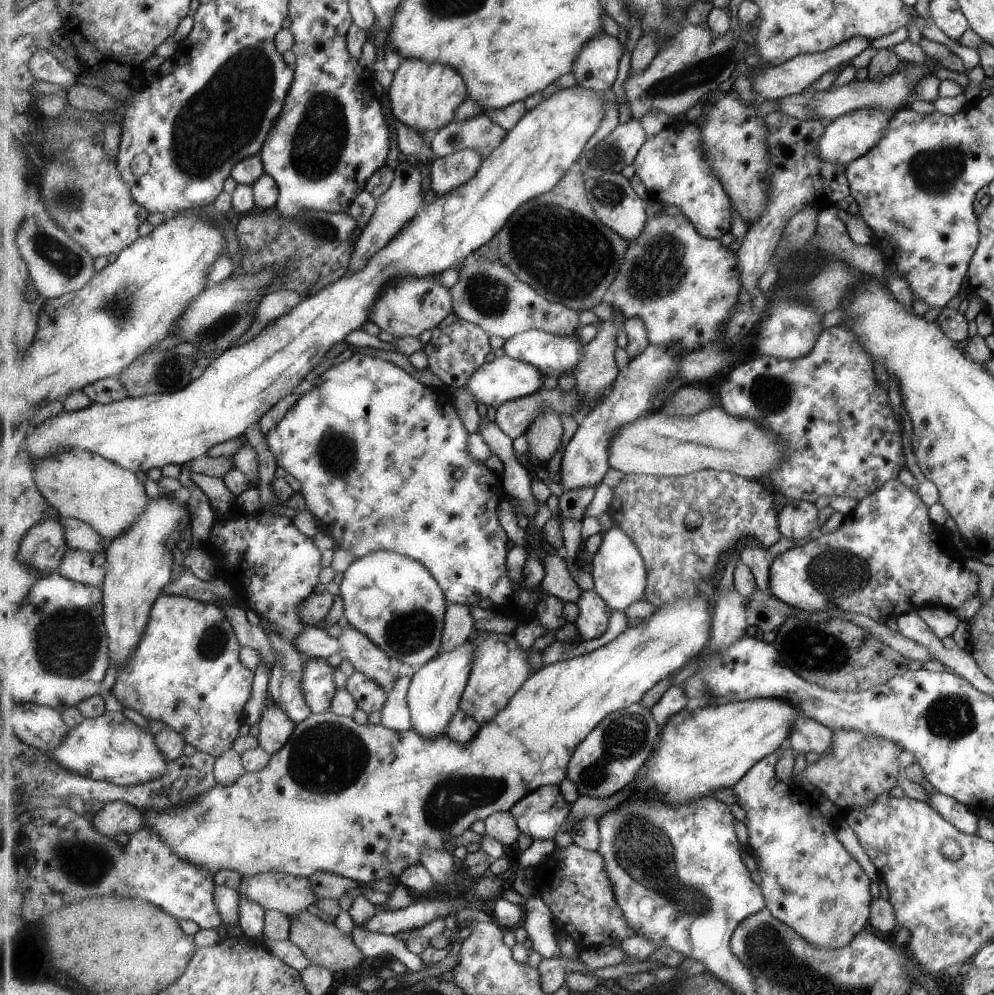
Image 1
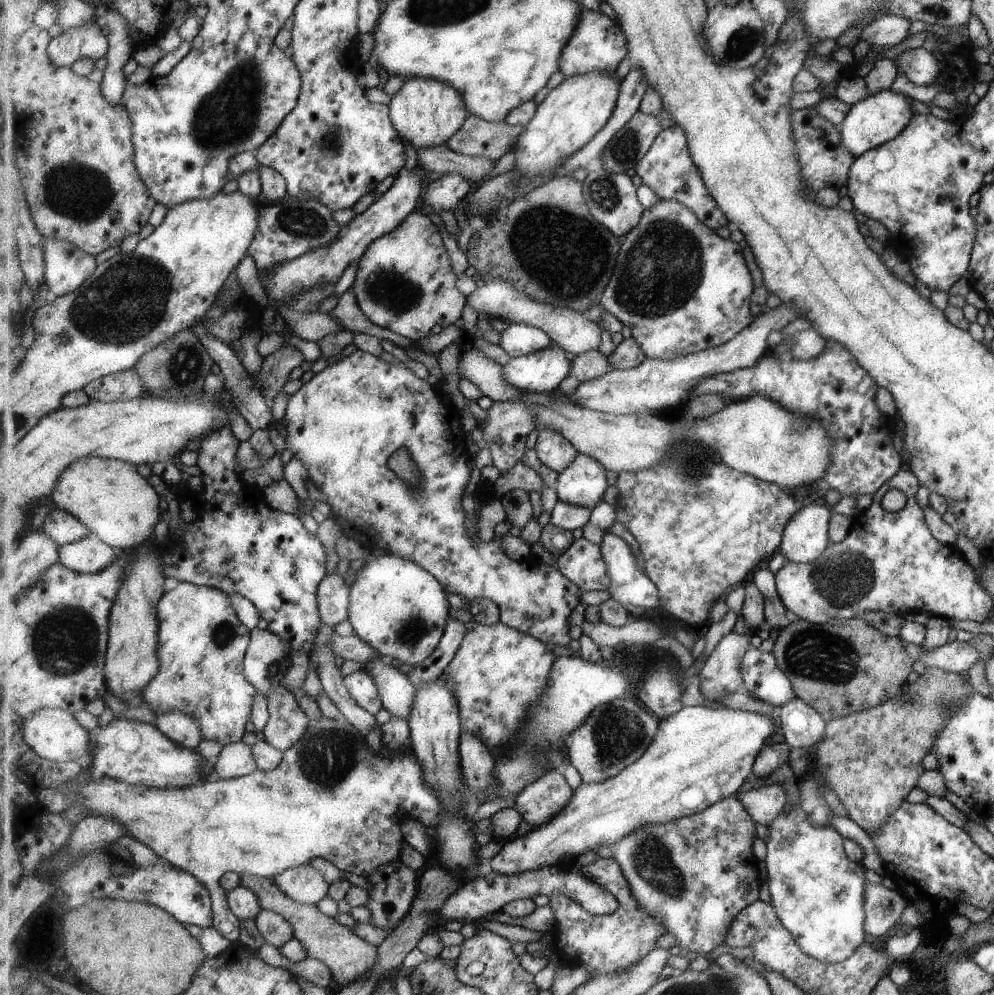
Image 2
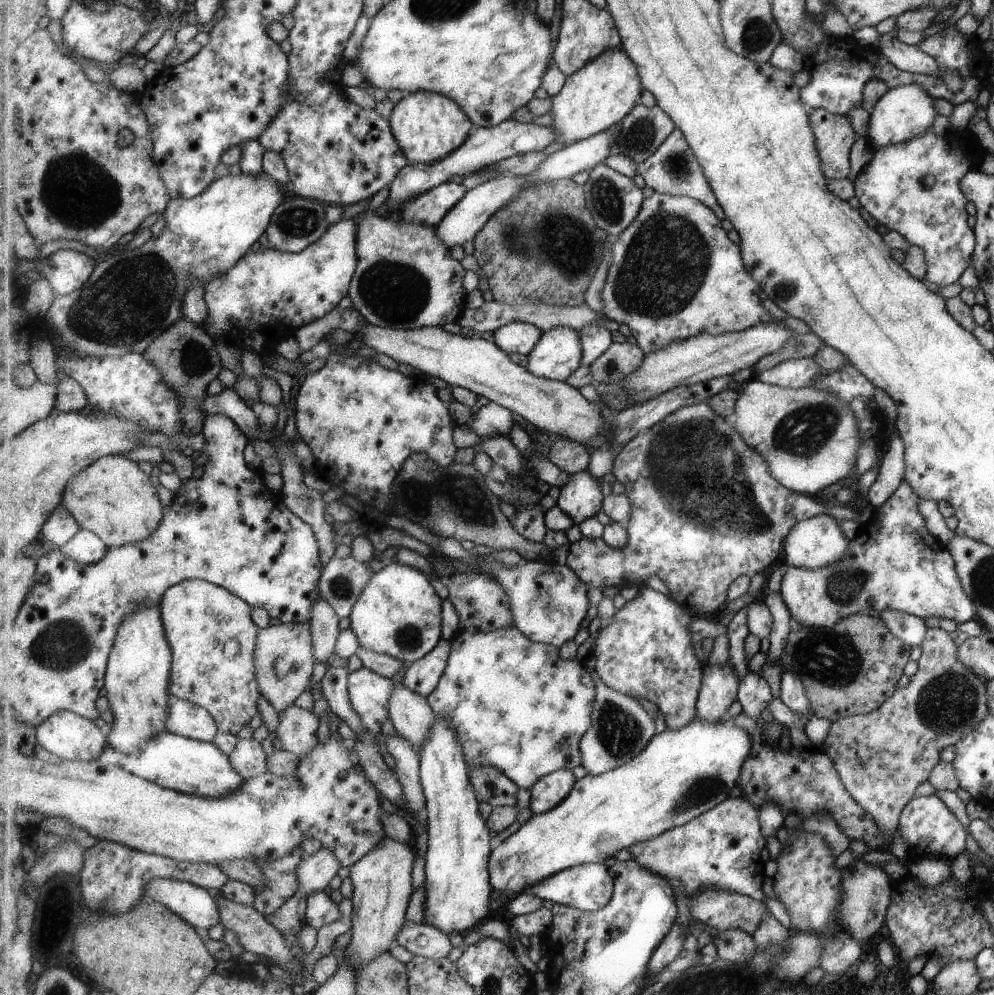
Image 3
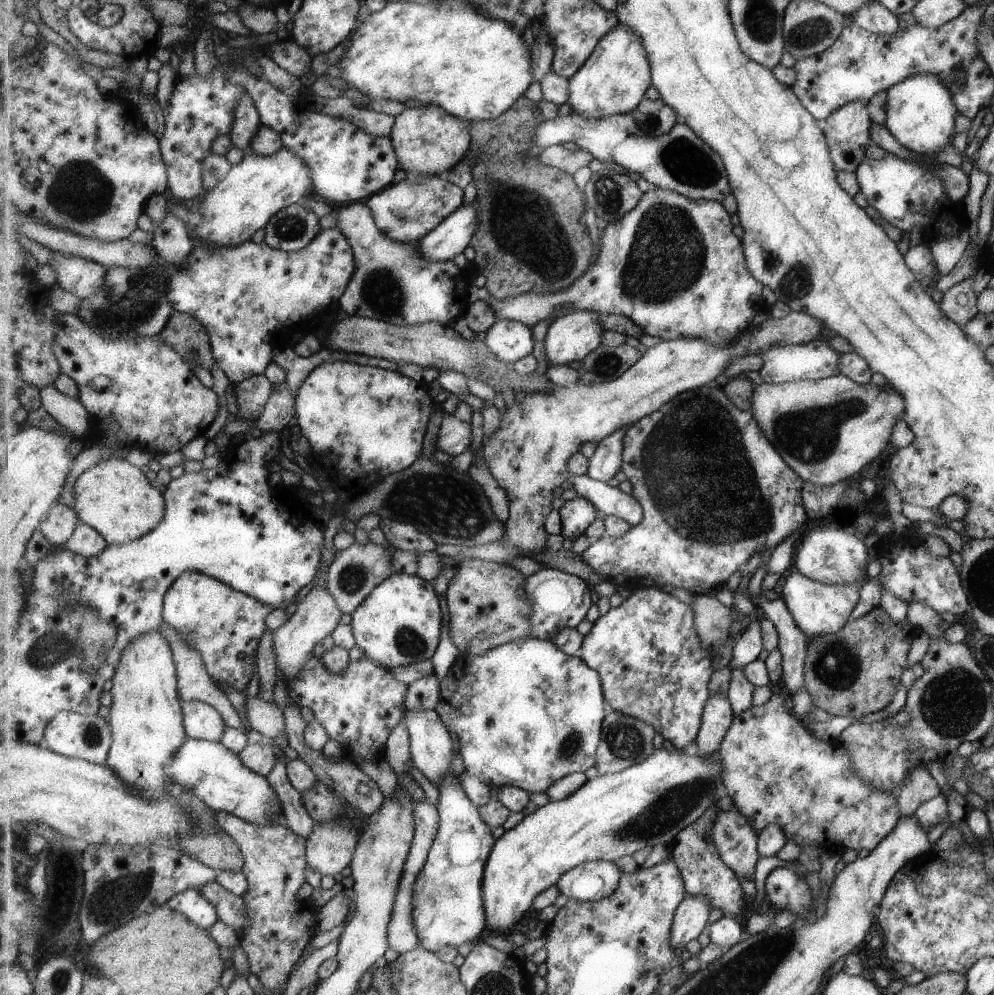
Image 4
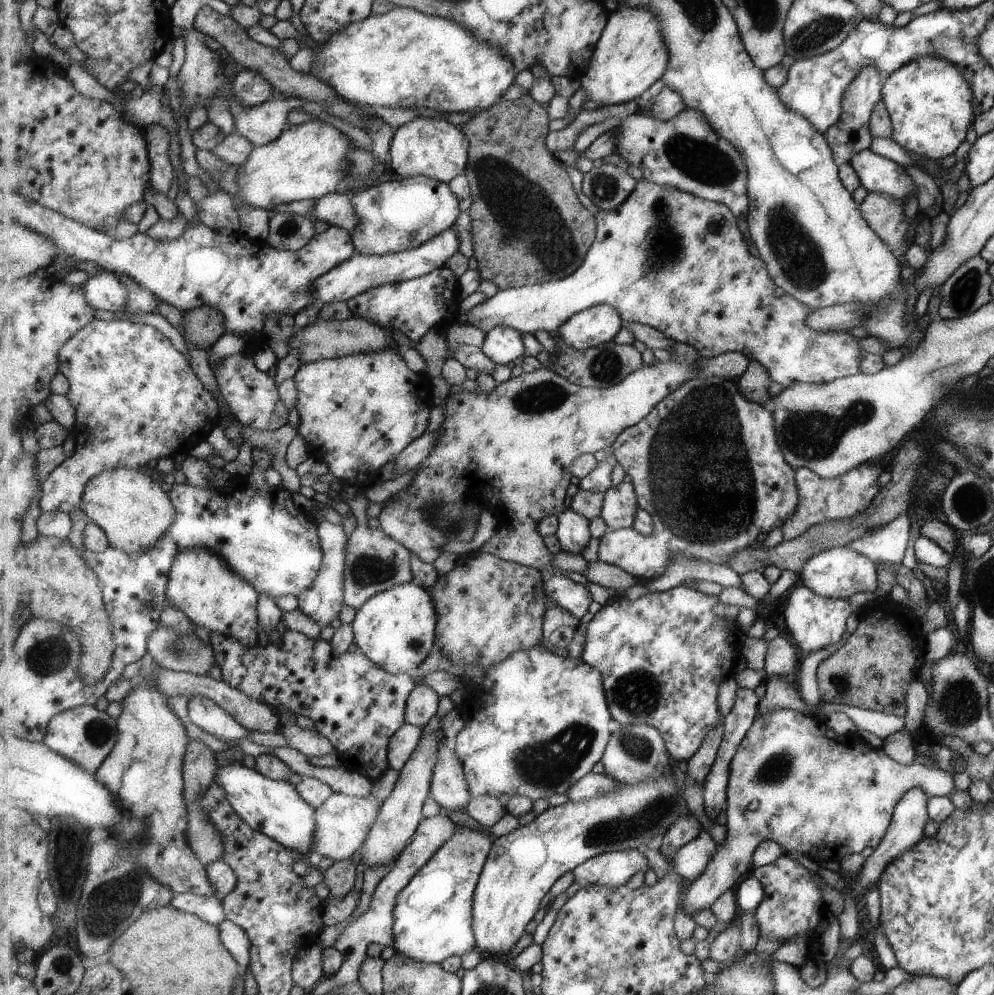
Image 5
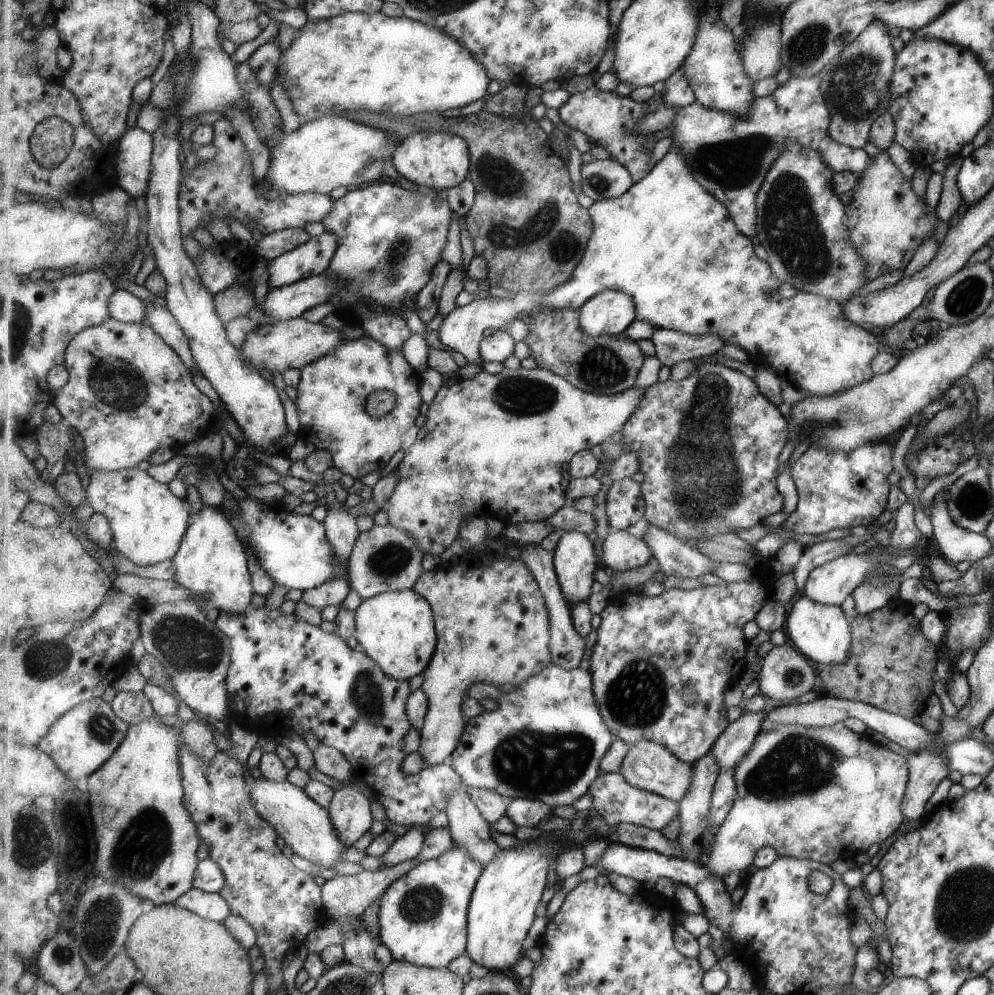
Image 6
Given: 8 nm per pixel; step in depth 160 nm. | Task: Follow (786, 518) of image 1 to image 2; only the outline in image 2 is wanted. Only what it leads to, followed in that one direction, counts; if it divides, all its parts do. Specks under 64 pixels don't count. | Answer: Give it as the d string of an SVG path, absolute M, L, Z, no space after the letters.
M815 502L808 504L790 520L779 552L789 561L812 561L830 543L827 538L827 522L827 505L815 506Z

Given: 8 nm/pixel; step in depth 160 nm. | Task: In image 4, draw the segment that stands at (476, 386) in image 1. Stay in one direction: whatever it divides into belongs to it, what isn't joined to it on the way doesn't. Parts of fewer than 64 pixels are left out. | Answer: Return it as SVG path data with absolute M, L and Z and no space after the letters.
M572 310L553 320L544 340L549 366L582 361L601 346L603 331L597 311Z

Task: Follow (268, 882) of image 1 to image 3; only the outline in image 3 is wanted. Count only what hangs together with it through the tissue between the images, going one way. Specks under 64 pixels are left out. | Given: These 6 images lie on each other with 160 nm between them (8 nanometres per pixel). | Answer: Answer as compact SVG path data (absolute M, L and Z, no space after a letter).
M325 845L315 854L303 857L298 868L300 889L309 898L315 891L323 891L331 884L342 864L335 853Z

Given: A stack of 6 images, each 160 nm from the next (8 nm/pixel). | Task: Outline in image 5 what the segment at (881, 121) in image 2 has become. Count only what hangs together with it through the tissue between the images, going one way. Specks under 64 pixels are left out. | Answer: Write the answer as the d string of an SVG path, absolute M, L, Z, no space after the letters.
M923 55L890 72L881 99L892 124L891 140L924 159L936 161L949 156L972 126L973 90L960 70L944 58Z

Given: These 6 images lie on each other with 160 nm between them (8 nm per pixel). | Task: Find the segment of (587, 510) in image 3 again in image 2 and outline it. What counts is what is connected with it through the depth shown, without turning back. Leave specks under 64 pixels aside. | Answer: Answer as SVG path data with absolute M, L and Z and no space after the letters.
M579 453L577 458L557 476L559 500L593 510L602 502L610 485L608 470L595 457Z

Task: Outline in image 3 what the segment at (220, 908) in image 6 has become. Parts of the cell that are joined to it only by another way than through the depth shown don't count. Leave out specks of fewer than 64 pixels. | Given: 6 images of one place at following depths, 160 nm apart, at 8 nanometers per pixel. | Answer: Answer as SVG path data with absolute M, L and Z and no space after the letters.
M154 878L146 886L143 900L164 904L194 927L209 930L221 922L213 892L190 882Z

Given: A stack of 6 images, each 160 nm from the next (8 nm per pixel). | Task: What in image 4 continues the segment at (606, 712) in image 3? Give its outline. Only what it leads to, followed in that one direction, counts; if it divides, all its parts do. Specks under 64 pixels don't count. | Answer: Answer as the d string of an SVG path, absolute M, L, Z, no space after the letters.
M608 708L608 715L602 728L602 739L598 748L596 767L600 775L618 773L637 763L647 760L655 751L653 740L657 730L653 725L641 719L624 715L622 712Z

